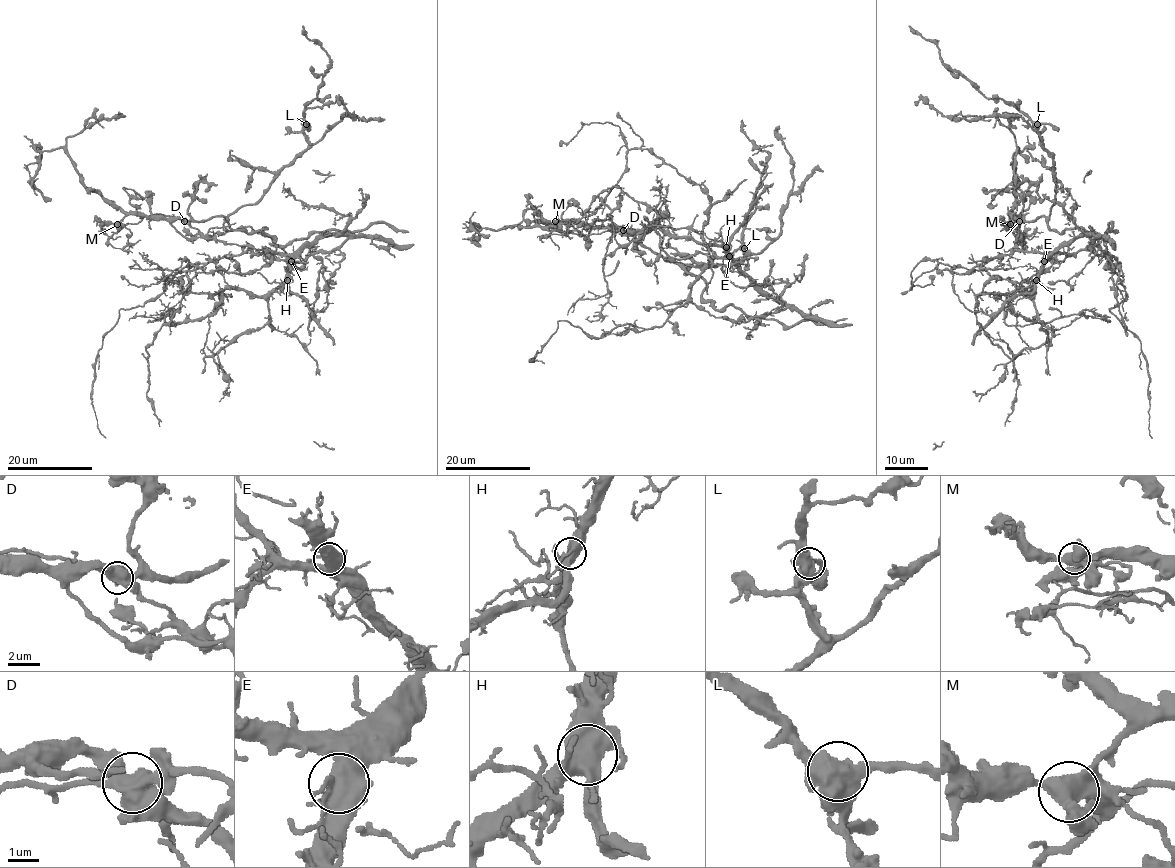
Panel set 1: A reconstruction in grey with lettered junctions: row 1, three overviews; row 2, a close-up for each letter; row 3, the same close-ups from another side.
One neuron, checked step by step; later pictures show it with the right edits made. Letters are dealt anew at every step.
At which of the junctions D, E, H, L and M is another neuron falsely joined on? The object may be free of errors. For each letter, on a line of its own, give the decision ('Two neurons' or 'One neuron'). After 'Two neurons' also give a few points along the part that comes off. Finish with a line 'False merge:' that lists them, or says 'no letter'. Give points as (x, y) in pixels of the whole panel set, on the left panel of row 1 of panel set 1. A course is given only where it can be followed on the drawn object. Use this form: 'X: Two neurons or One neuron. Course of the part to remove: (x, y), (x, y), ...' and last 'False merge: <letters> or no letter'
D: One neuron
E: One neuron
H: One neuron
L: One neuron
M: One neuron
False merge: no letter

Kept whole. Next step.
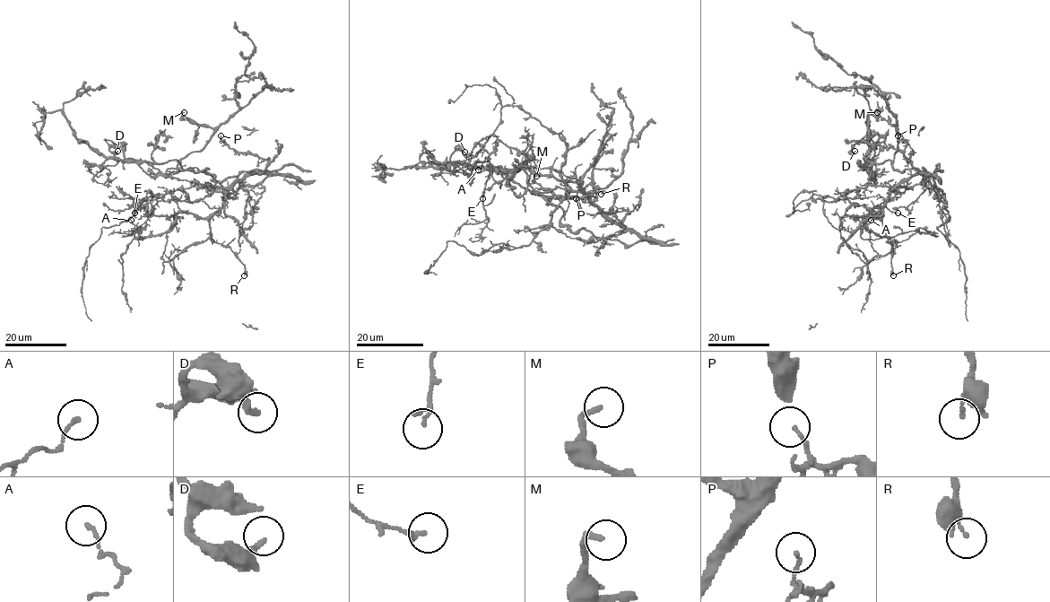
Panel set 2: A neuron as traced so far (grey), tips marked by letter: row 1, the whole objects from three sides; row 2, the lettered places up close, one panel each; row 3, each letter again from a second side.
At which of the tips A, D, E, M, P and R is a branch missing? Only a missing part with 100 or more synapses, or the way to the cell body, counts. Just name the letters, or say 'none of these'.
none of these

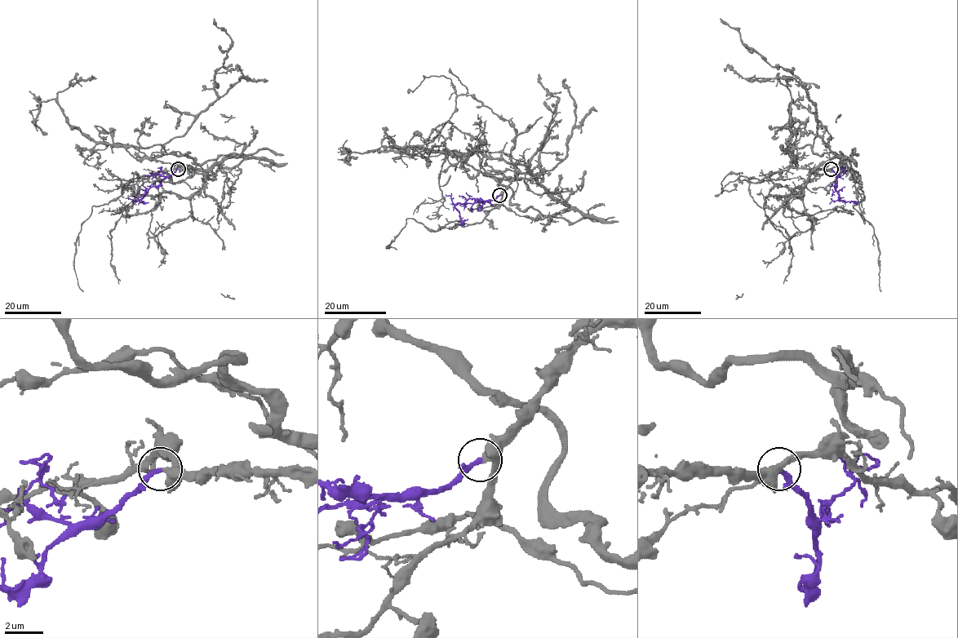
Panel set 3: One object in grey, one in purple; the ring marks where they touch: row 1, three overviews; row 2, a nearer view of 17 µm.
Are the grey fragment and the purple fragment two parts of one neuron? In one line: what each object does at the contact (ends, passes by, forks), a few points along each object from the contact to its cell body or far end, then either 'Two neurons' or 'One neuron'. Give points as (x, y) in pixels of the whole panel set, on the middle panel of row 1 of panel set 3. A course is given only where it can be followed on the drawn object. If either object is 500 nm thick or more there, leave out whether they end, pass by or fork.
At the ring grey passes by. At the ring purple ends. Course of grey: (499, 195), (518, 172), (509, 157), (458, 153), (485, 175), (534, 178), (557, 99), (538, 74). Course of purple: (499, 195), (492, 200), (469, 198), (463, 203), (458, 203), (455, 209), (459, 219), (467, 219). One neuron

